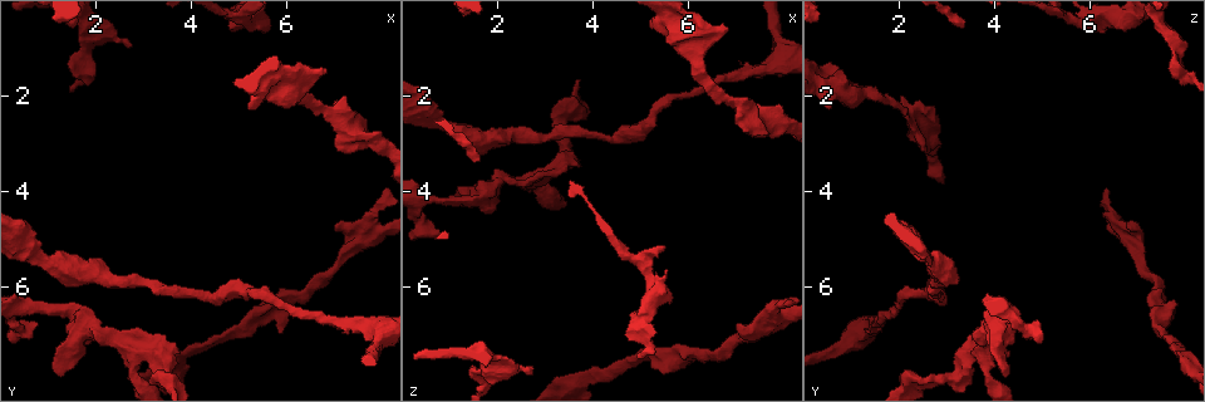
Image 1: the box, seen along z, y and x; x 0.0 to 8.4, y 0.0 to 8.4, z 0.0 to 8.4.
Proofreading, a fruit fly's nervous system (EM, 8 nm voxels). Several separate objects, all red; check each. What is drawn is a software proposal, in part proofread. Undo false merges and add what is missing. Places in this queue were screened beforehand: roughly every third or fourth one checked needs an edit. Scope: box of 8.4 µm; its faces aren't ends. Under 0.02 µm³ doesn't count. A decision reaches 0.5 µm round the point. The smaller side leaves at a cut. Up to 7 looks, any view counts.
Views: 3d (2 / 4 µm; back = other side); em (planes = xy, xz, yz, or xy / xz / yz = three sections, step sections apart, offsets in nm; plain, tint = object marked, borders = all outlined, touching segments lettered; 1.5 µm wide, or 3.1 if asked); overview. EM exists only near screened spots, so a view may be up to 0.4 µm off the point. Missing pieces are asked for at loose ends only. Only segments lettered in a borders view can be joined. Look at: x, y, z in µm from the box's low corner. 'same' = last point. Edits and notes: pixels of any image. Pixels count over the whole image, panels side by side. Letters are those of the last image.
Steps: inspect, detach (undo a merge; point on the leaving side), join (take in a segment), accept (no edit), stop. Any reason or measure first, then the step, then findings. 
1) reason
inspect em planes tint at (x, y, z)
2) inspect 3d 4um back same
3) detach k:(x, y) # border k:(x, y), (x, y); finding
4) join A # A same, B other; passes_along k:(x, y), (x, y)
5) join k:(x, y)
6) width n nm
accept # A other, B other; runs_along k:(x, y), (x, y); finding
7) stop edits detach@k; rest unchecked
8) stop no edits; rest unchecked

two arms in line, one across
inspect em xy step 8 plain at (1.75, 6.90, 4.05)

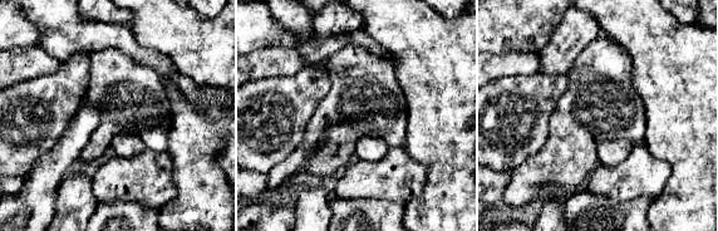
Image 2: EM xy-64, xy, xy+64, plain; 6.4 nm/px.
inspect em xy step 8 borders same

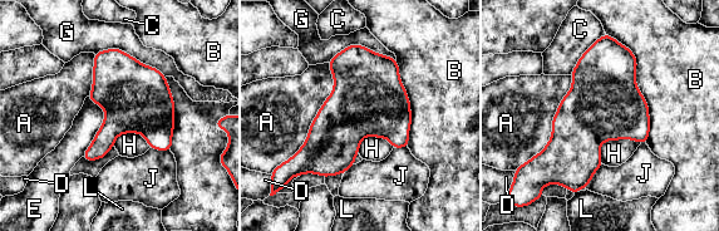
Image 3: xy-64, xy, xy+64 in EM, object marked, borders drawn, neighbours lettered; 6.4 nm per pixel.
longest_contact B 750 nm
accept # A other, B other, C other, D other, E other, G other, H other, J other, L other; border 3:(640, 142), (606, 139), (601, 163); one neuron here

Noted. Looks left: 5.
branch stops here
inspect em xy step 4 tint at (2.75, 1.00, 7.75)

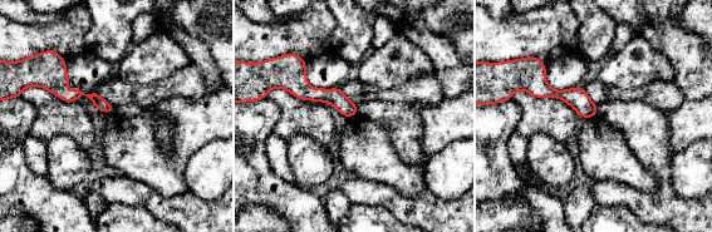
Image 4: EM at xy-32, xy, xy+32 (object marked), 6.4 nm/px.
inspect em planes borders same

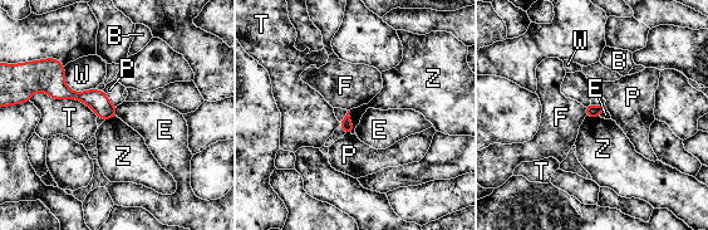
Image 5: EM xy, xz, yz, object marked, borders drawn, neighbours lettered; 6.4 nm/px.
accept # B other, E other, F other, P other, T other, W other, Z other; none of them fits

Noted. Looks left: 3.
free end
inspect 3d 4um back at (7.00, 4.80, 6.80)

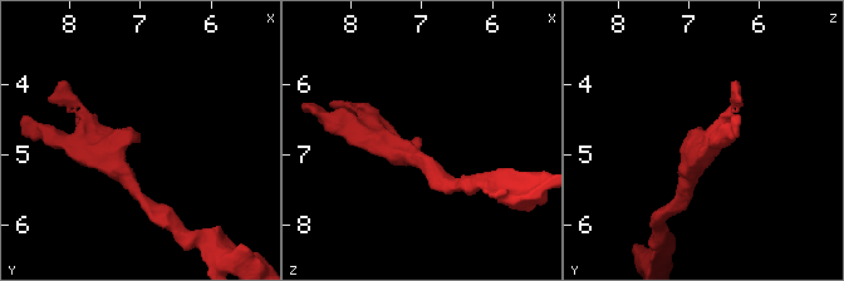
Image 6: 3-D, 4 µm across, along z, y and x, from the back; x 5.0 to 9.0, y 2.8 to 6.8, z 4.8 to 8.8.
need the tissue
inspect em xy step 4 tint at (7.05, 4.85, 6.80)

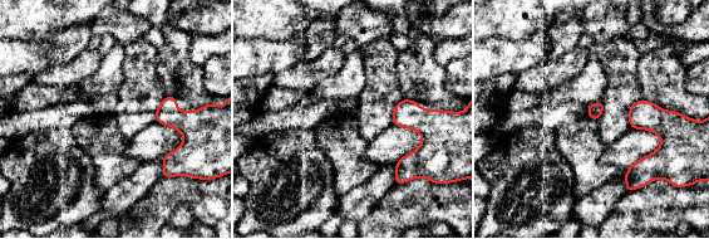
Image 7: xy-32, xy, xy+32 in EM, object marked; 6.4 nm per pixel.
inspect em planes borders same

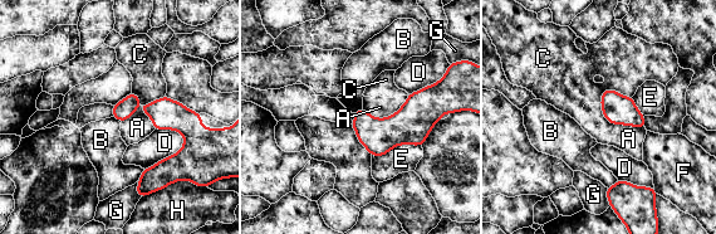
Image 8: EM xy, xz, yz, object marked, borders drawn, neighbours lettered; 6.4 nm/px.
accept # A other, B other, C other, D other, E other, F other, G other, H other; no lettered segment goes on from it

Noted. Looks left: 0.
stop no edits; rest unchecked

